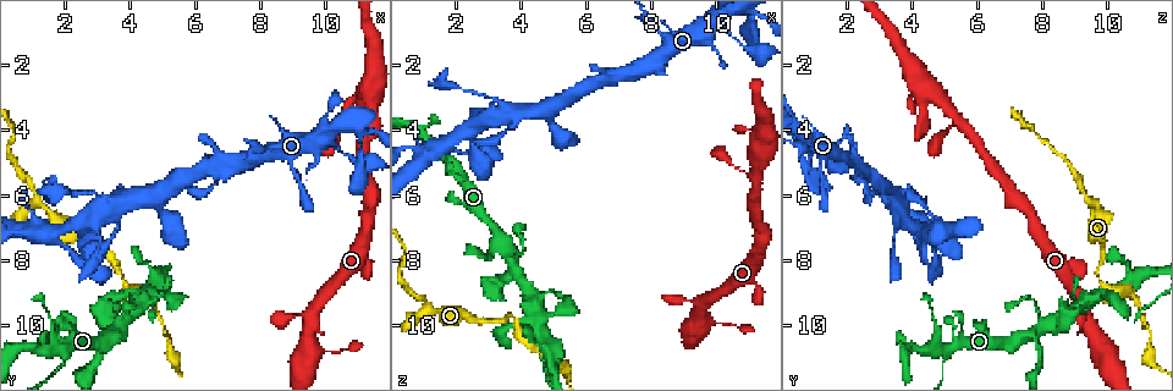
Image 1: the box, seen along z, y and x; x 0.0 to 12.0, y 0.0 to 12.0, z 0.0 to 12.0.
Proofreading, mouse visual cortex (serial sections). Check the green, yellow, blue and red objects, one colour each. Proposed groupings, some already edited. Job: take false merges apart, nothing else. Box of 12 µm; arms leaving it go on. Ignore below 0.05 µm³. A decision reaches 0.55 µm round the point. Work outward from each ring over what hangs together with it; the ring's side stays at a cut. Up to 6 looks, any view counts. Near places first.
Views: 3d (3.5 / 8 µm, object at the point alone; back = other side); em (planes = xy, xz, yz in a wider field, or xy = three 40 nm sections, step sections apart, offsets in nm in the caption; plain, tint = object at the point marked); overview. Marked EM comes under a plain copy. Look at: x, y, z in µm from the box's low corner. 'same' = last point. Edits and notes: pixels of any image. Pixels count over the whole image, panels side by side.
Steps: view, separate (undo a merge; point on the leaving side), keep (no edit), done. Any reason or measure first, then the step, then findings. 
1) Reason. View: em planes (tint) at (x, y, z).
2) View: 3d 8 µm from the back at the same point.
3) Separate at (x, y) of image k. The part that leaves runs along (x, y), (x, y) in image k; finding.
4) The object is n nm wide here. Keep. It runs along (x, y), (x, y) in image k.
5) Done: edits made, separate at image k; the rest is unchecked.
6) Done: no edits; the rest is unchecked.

Three arms meet. View: 3d 8 µm from the back at (1.7, 10.8, 4.9).

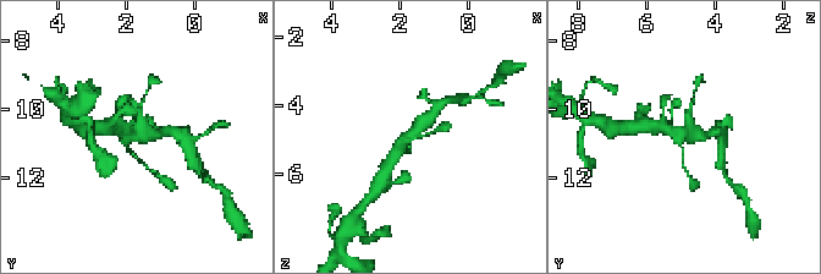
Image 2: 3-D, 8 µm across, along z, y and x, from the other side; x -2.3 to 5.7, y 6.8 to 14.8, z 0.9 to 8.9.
View: em xy step 3 (tint) at (1.7, 10.8, 4.9).

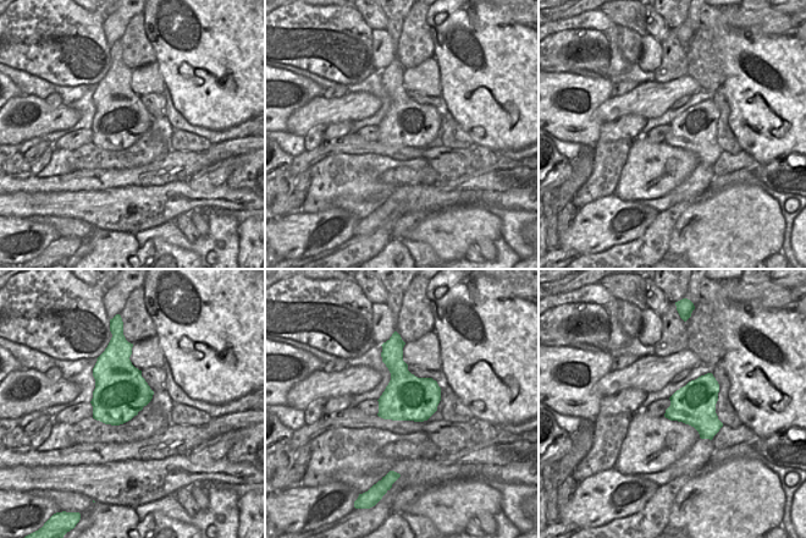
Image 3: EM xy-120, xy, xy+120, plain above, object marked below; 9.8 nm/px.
Keep. It runs along (389, 163), (400, 143), (433, 110) in image 2; one cell here.

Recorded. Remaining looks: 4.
Arms run side by side. View: 3d 3.5 µm at (3.5, 10.3, 7.6).

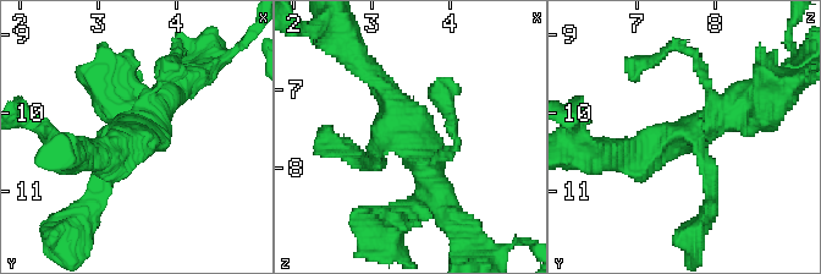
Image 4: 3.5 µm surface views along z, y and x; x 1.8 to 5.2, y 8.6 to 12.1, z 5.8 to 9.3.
4 arms meet here; the arms are 150, 200, 300, 400 nm wide; need the tissue. View: em planes (tint) at (3.45, 10.35, 7.60).

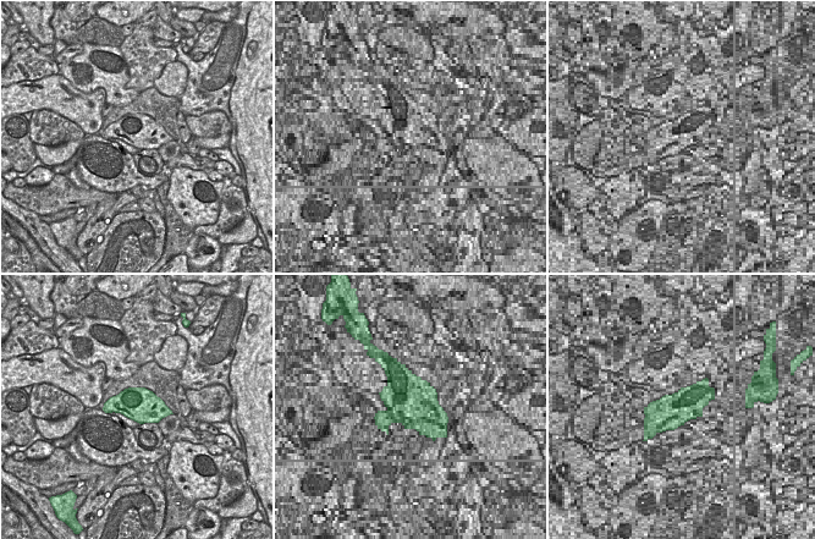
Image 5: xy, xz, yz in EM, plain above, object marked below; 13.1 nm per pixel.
View: em xy step 1 (tint) at the same point.

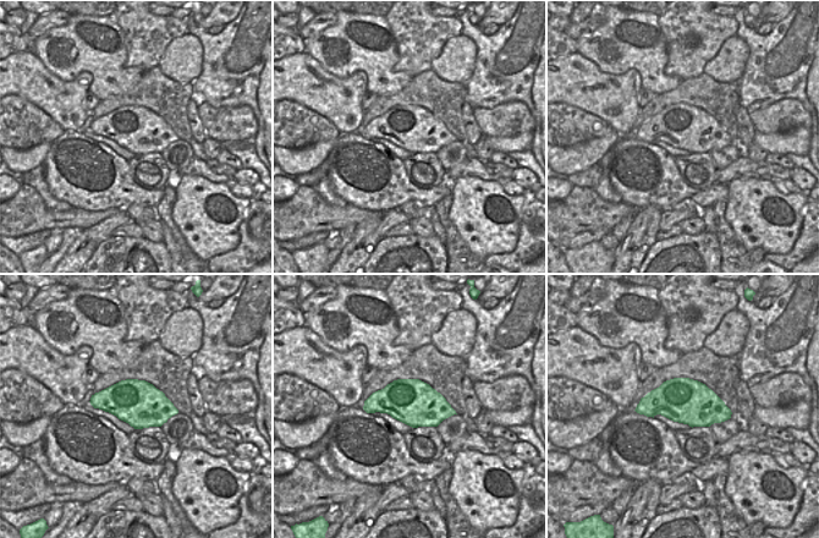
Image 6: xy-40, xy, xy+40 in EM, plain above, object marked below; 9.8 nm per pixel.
Keep. It runs along (372, 72), (439, 195) in image 4; all the same cell.

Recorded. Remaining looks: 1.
Three arms meet. View: 3d 3.5 µm at (1.0, 6.2, 9.7).

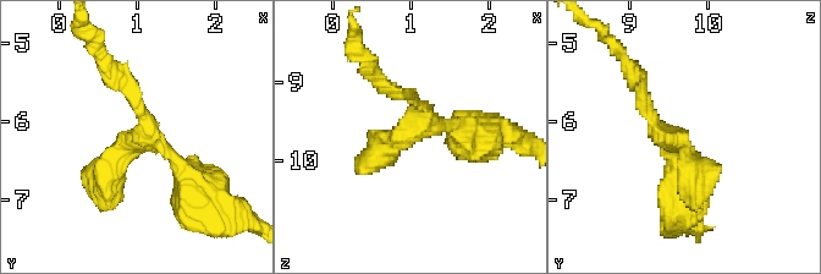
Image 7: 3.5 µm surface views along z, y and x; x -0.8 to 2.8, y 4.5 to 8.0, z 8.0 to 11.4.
The arms are 150, 350, 350 nm wide. Keep. It runs along (473, 137), (431, 124), (375, 149) in image 7; one cell here.

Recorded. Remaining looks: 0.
Done: no edits; the rest is unchecked.

